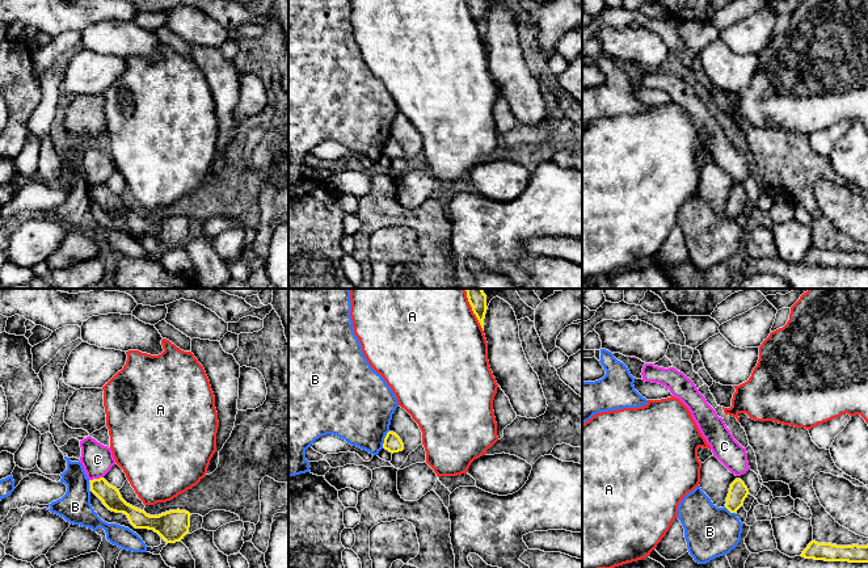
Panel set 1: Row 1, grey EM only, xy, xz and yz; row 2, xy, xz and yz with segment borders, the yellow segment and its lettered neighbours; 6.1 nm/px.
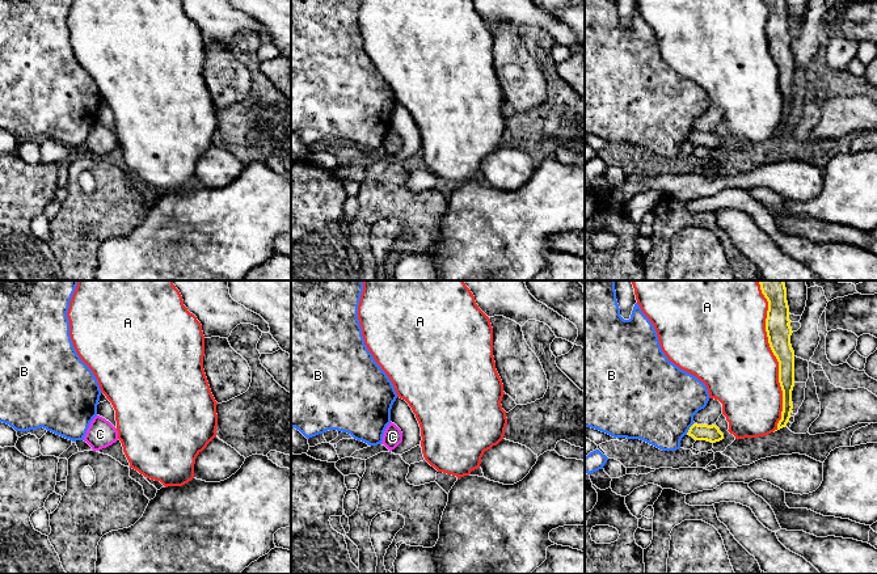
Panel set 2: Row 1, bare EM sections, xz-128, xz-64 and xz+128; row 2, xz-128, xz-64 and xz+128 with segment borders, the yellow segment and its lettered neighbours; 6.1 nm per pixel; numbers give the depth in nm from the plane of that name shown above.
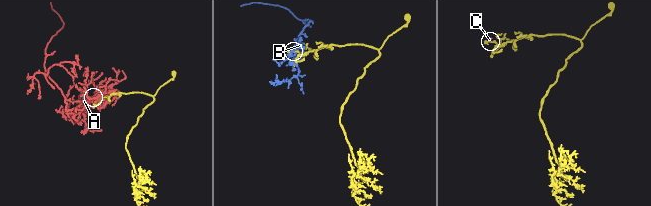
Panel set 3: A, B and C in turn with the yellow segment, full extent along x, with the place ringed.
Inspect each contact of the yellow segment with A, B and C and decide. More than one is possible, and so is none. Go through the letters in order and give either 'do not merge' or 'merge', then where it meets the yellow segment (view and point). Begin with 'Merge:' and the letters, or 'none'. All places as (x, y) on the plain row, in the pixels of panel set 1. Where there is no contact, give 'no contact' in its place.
Merge: none
A: do not merge; contact xz (473, 19)
B: do not merge; contact xz (384, 144)
C: do not merge; contact xy (96, 185)

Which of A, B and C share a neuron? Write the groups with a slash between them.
A / B / C

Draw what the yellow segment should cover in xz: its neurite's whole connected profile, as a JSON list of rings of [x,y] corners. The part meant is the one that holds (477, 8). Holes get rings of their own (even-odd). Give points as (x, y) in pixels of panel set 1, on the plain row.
[[[467,0],[468,8],[472,13],[473,20],[476,21],[483,37],[484,37],[484,25],[486,20],[486,1],[485,0]]]

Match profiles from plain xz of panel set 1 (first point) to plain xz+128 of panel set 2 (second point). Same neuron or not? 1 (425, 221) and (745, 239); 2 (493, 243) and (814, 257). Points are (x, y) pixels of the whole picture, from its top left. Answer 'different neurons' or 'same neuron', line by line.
1: different neurons
2: different neurons

